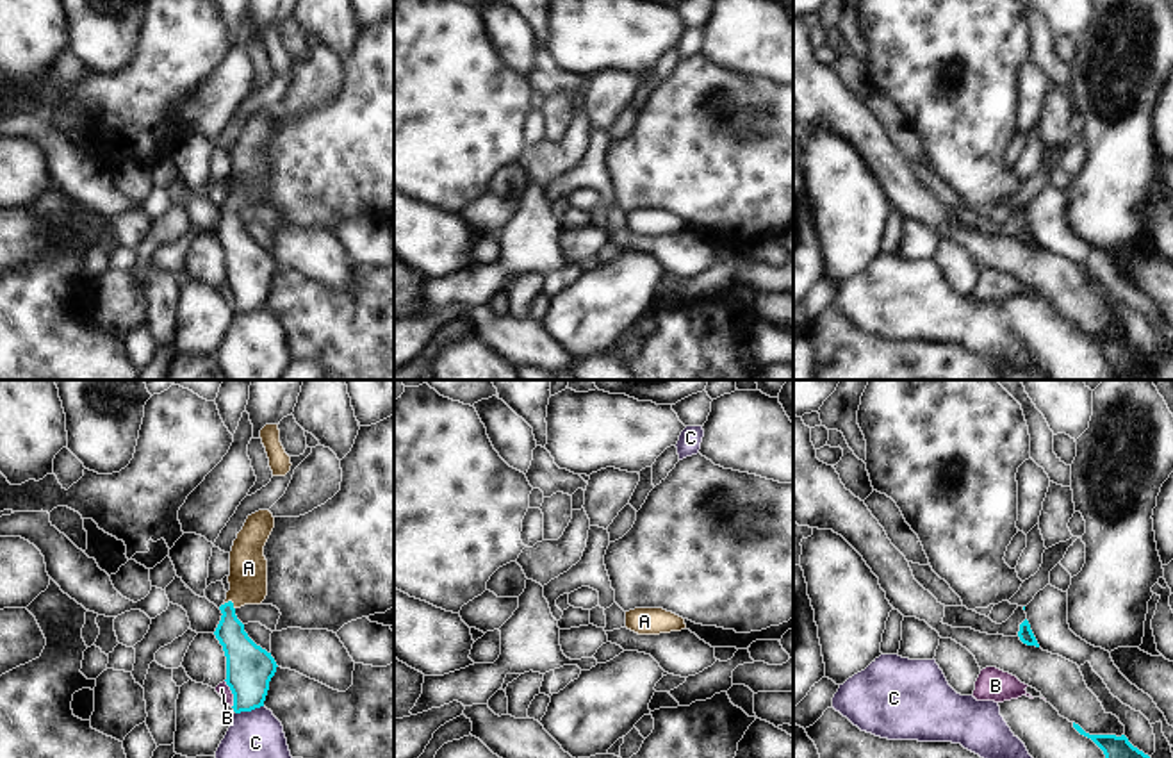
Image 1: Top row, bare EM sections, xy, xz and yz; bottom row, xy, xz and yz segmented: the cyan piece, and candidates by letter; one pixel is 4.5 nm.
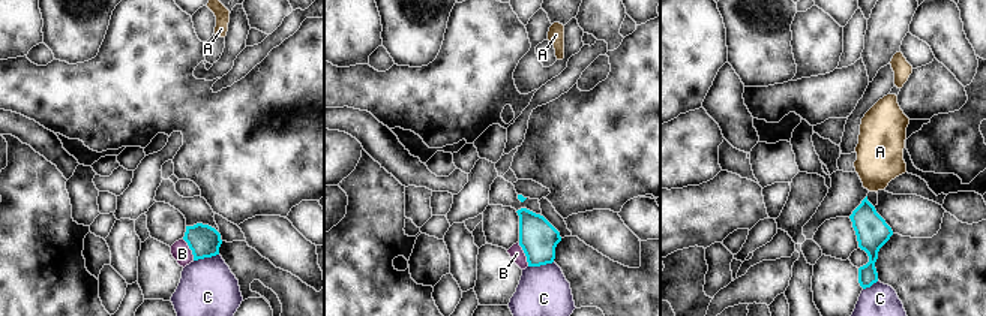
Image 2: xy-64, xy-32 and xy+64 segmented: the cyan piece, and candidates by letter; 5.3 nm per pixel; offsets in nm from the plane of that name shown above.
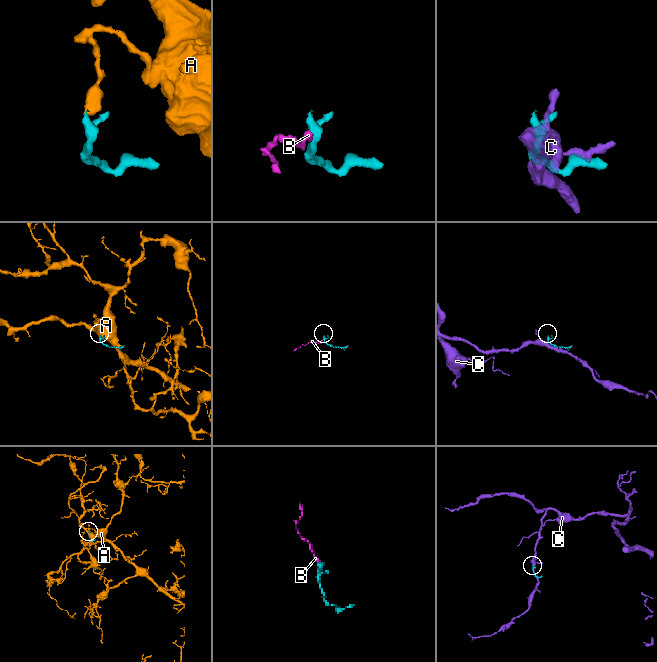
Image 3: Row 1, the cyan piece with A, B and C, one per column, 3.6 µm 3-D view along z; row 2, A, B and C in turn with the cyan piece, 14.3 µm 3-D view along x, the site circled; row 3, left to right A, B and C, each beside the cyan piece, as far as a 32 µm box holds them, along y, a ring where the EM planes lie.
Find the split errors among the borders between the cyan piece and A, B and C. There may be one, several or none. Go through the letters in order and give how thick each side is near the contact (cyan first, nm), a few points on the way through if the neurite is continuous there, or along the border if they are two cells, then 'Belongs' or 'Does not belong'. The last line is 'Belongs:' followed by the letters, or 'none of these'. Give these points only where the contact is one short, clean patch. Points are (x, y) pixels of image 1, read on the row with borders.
A: Thickness 160 nm (cyan) against 180 nm. Path across: xy (243, 655), (230, 634), (230, 601), (248, 584), (248, 568). Belongs
B: Thickness 200 nm (cyan) against 60 nm. Boundary: xy (225, 680), (232, 694), (232, 707). Does not belong
C: Thickness 200 nm (cyan) against 220 nm. Does not belong
Belongs: A

